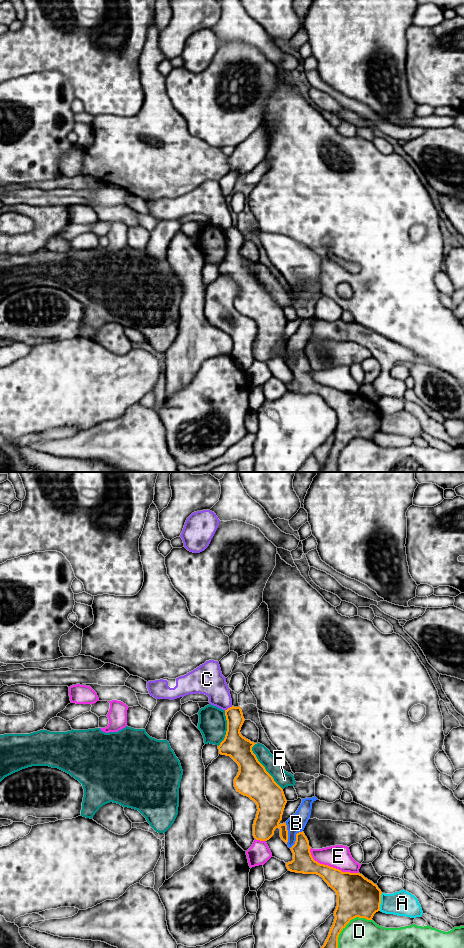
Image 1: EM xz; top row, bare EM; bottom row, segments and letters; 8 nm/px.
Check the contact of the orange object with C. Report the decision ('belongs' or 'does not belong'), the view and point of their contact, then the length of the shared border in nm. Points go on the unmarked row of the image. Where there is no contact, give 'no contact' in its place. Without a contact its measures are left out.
does not belong | xz (228, 228) | 80 nm

